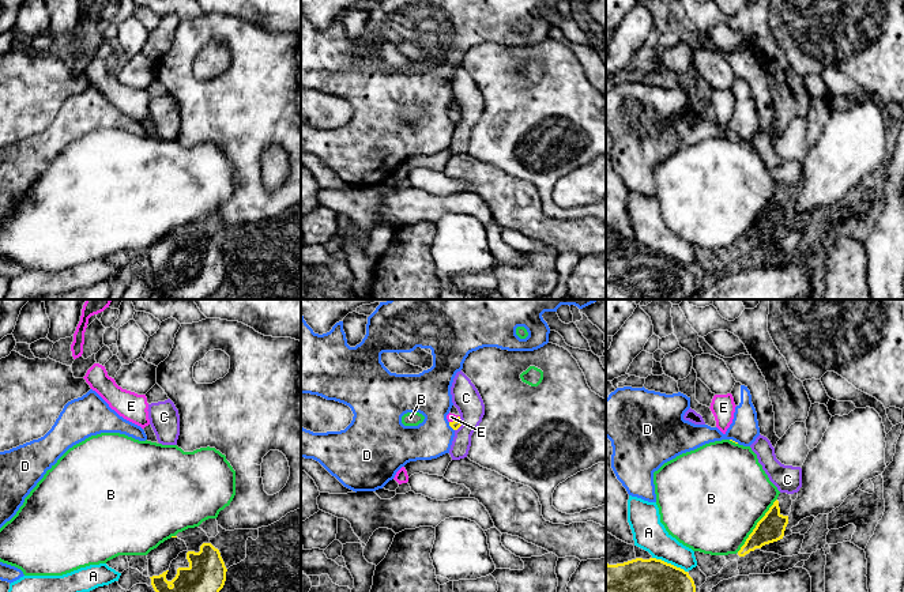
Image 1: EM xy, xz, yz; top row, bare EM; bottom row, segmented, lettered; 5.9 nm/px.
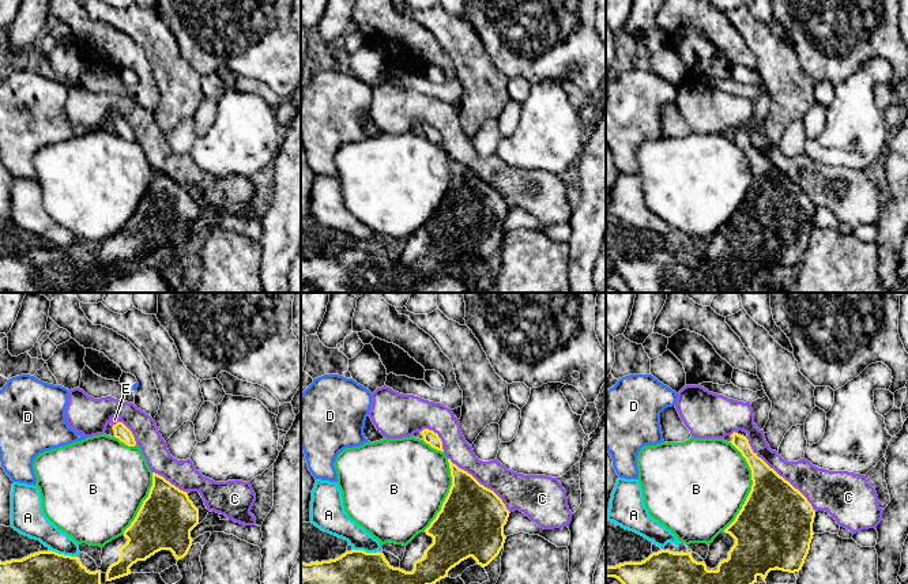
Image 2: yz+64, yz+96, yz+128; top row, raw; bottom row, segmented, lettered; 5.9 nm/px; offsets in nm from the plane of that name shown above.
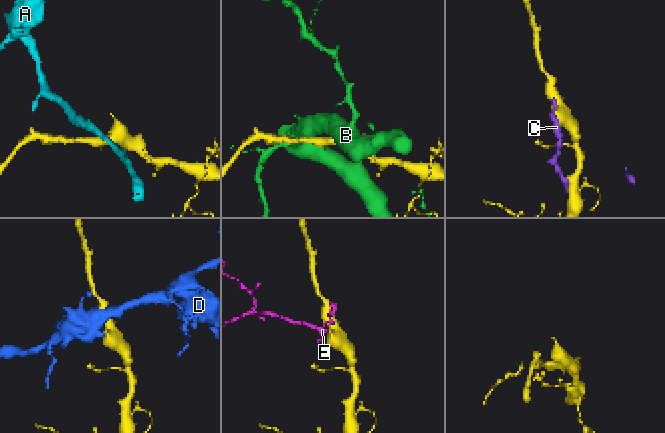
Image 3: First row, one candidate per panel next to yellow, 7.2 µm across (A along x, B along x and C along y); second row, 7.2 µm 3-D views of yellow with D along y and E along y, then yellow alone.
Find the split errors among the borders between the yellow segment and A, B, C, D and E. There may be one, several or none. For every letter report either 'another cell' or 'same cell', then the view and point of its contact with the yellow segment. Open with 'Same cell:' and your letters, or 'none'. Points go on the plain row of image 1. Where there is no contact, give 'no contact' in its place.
Same cell: E
A: another cell; meets yellow in yz at (670, 259)
B: another cell; meets yellow in yz at (756, 221)
C: another cell; meets yellow in xz at (460, 119)
D: another cell; meets yellow in xz at (449, 120)
E: same cell; meets yellow in xz at (454, 116)

